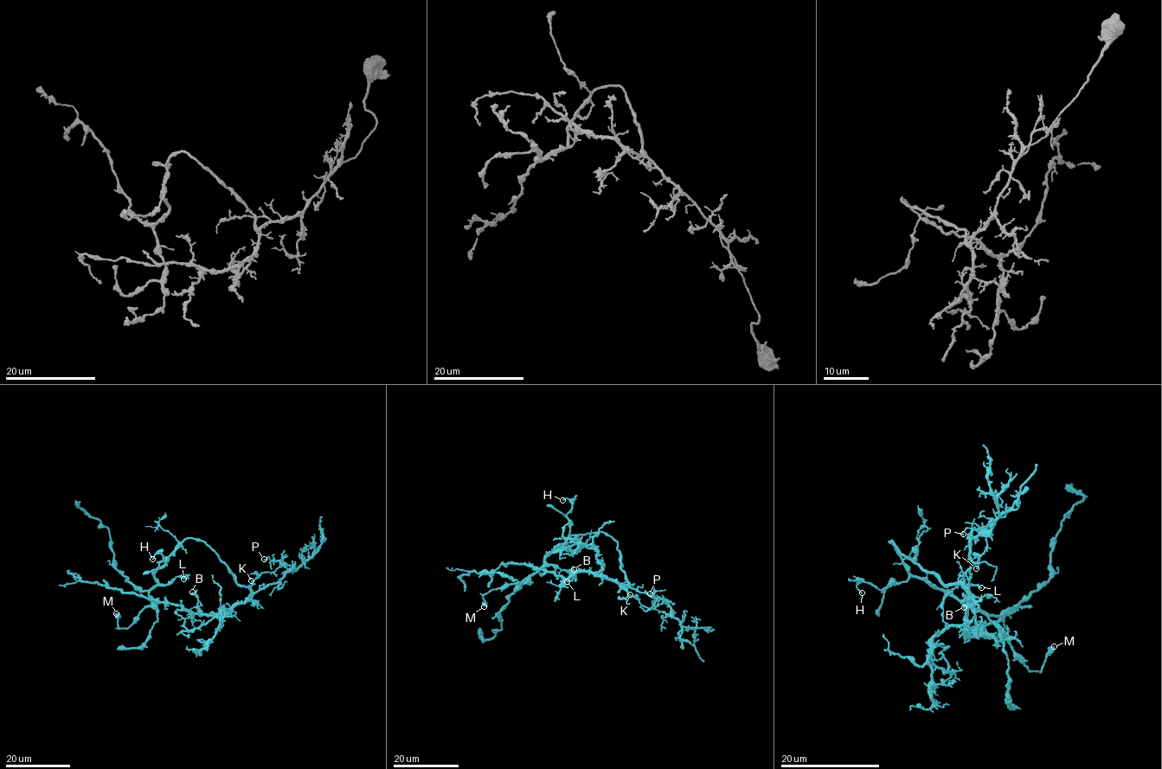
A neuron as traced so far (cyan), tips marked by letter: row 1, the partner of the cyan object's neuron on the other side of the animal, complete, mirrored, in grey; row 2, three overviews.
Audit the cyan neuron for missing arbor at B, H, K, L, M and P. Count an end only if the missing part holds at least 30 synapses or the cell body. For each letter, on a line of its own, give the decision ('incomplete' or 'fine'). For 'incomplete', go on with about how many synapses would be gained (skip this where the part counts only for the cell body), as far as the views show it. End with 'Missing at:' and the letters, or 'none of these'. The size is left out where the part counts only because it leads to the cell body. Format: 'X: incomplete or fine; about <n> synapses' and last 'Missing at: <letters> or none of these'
B: fine
H: fine
K: fine
L: fine
M: fine
P: fine
Missing at: none of these

